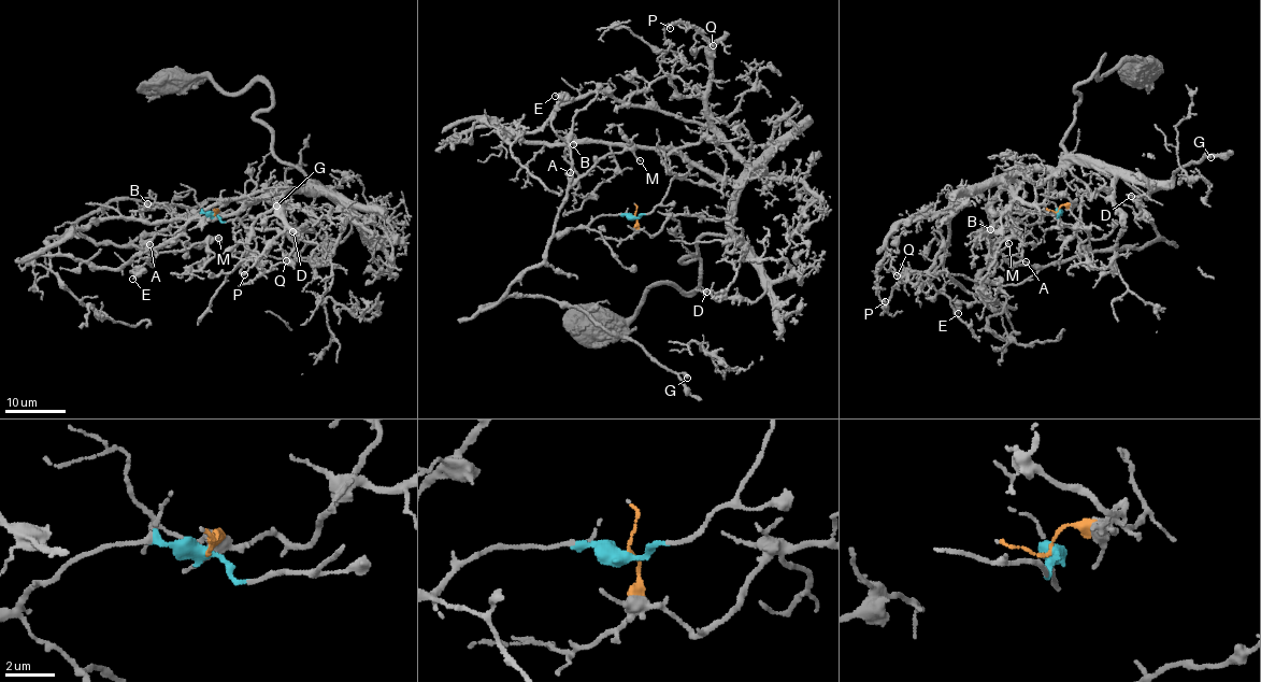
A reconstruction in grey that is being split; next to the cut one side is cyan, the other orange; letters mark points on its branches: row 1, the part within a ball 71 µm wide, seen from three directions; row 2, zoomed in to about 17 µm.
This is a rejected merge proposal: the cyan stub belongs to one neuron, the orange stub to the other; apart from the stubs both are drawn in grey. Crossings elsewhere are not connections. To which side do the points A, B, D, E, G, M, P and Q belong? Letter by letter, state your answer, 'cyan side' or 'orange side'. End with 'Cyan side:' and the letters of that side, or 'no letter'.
A: cyan side
B: orange side
D: orange side
E: cyan side
G: cyan side
M: cyan side
P: orange side
Q: orange side
Cyan side: A, E, G, M

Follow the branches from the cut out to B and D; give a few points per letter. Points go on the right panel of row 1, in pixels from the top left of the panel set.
B: (1059, 211), (1075, 201), (1050, 186), (1051, 169), (1028, 169), (992, 204), (992, 247), (983, 237), (990, 229)
D: (1059, 211), (1075, 201), (1050, 186), (1052, 168), (1092, 162), (1129, 184), (1140, 196), (1140, 208), (1130, 196)

